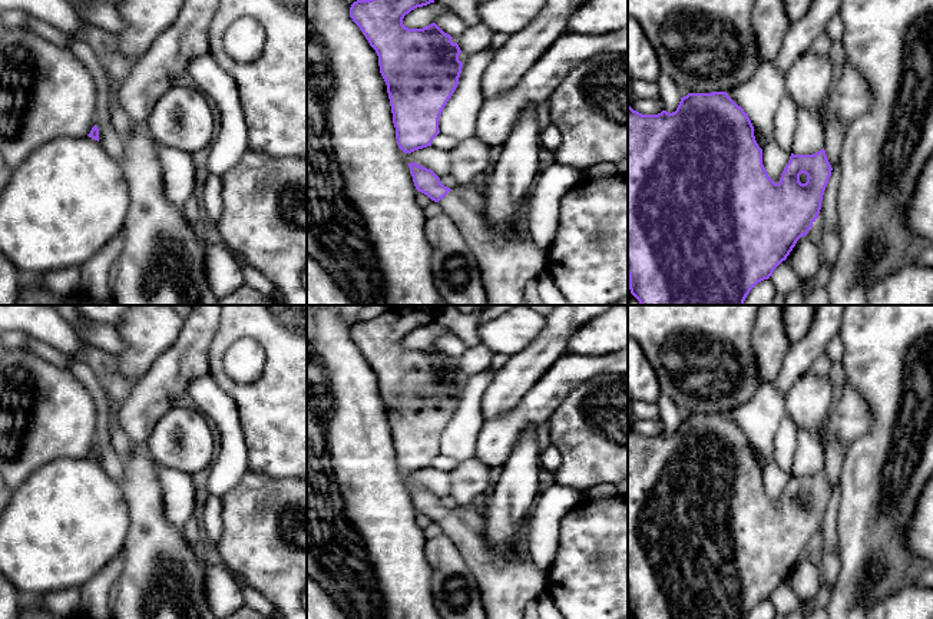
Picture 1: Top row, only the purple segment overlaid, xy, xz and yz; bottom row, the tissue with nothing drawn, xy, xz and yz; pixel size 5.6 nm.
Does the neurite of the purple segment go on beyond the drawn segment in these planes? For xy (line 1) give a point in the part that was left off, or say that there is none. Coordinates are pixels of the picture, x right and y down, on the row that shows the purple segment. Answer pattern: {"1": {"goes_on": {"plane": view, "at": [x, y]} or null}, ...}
{"1": {"goes_on": null}}

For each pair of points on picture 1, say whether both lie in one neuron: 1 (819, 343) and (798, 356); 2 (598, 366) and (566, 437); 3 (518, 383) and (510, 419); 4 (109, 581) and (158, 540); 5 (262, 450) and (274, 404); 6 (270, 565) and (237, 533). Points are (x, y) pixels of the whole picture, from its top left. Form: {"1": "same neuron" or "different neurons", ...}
{"1": "same neuron", "2": "different neurons", "3": "different neurons", "4": "different neurons", "5": "same neuron", "6": "same neuron"}

